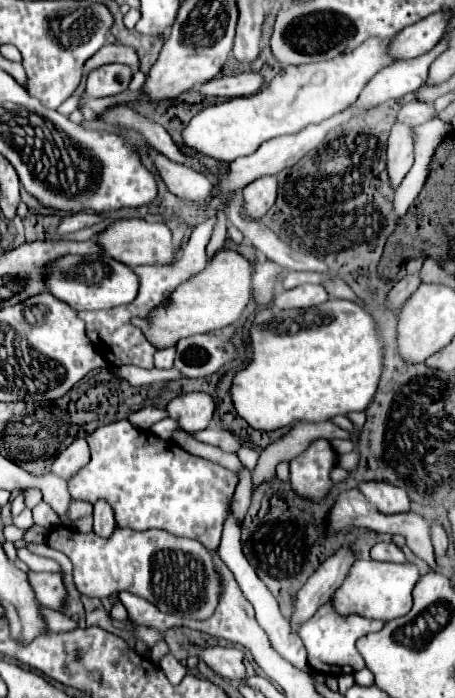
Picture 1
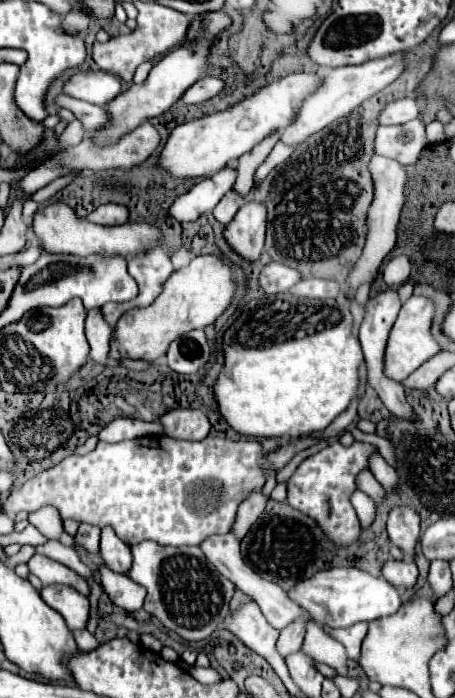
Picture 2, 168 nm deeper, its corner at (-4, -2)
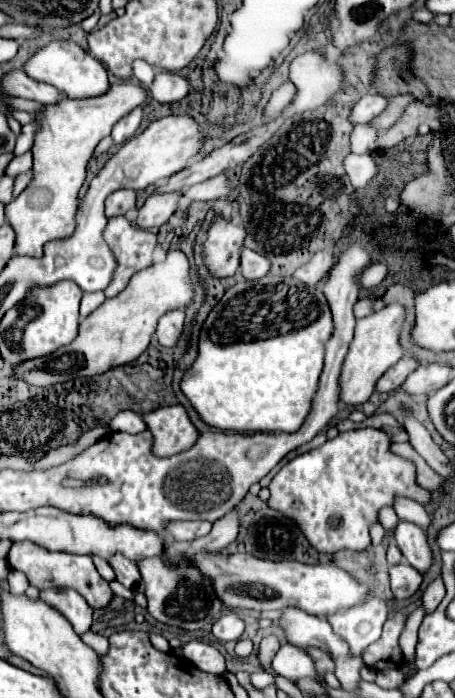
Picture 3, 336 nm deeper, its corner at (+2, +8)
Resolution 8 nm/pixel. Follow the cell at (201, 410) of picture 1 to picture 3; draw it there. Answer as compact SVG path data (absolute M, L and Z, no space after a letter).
M182 404L156 408L146 414L144 420L148 424L148 430L154 434L154 452L158 452L158 456L184 452L198 438L198 430Z

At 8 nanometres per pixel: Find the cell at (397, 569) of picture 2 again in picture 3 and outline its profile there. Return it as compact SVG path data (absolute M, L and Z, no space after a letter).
M400 562L396 566L390 566L390 586L392 586L394 598L400 598L400 600L410 598L418 590L420 582L422 582L422 574L410 564Z

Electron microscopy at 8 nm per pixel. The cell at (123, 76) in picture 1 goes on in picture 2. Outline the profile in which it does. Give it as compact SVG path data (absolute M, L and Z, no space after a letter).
M78 70L62 86L64 94L98 106L104 106L114 100L120 90L120 80L114 74L102 70Z

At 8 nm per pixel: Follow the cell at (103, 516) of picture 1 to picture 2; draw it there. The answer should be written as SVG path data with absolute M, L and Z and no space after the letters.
M104 528L102 530L102 538L100 538L100 550L102 550L102 560L104 564L118 572L118 574L128 574L130 566L132 566L132 552L130 546L126 546L112 528Z

